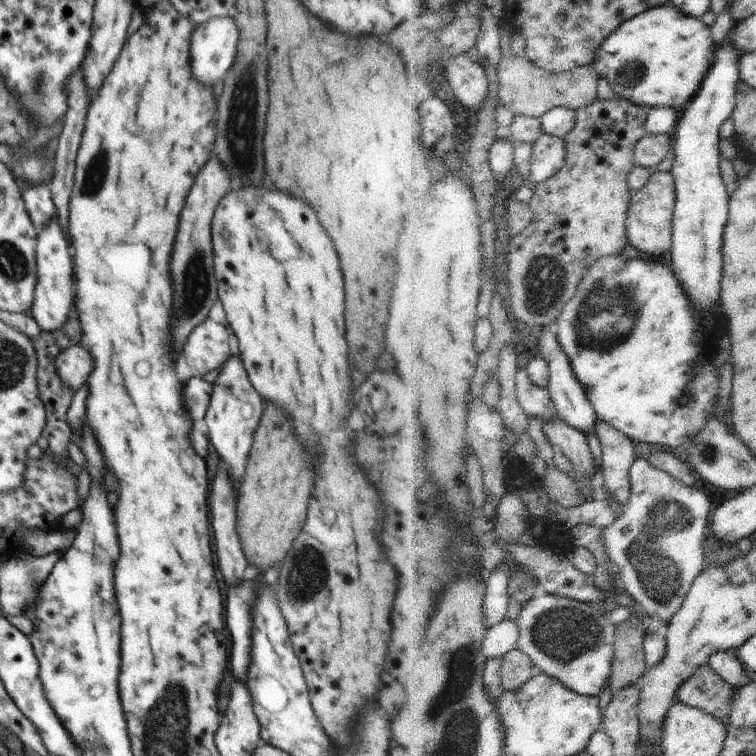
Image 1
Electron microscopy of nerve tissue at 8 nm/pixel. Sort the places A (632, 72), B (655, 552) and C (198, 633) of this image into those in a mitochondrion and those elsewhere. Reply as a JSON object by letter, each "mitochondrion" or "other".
{"A":"mitochondrion","B":"mitochondrion","C":"other"}

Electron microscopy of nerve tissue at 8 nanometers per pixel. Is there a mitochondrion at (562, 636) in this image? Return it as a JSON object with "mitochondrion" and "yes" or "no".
{"mitochondrion":"yes"}

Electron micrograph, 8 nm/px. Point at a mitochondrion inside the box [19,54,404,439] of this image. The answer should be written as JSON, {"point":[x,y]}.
{"point":[242,124]}

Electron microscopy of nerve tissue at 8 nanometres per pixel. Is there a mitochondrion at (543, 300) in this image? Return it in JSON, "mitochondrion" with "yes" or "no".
{"mitochondrion":"yes"}

